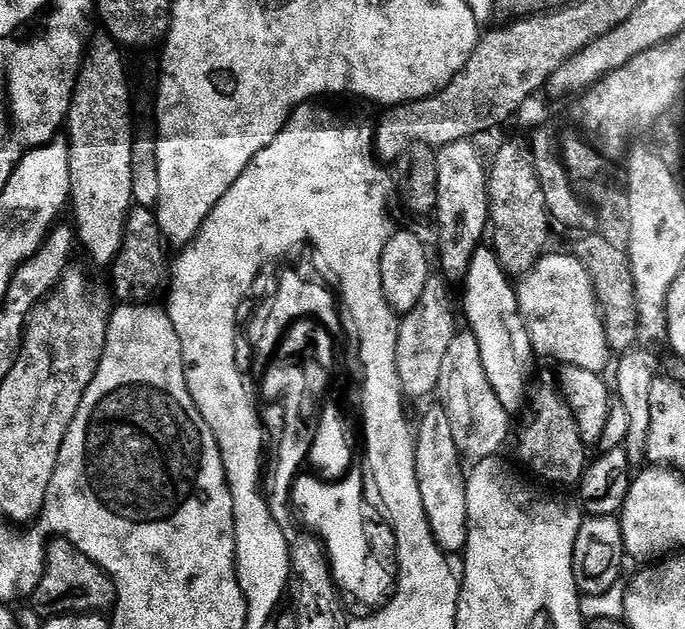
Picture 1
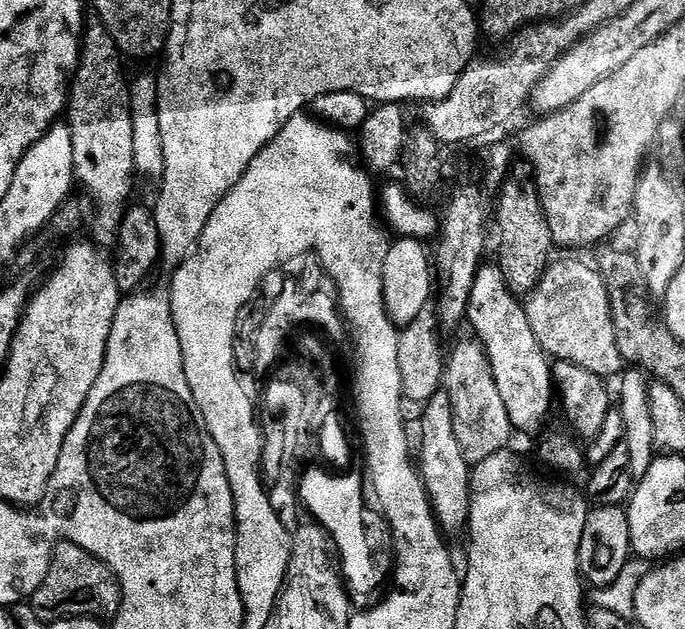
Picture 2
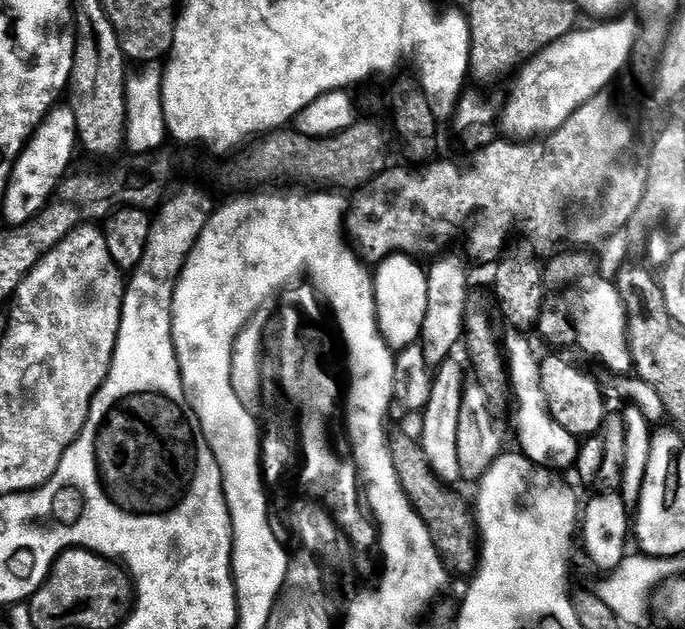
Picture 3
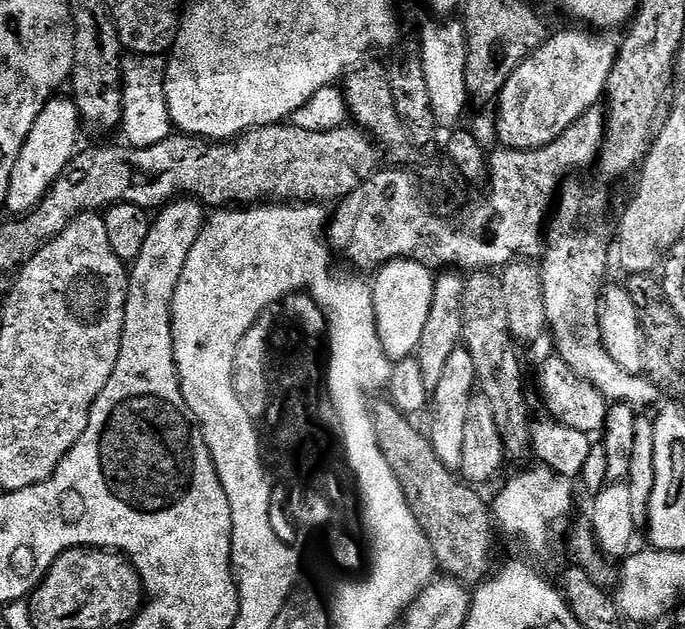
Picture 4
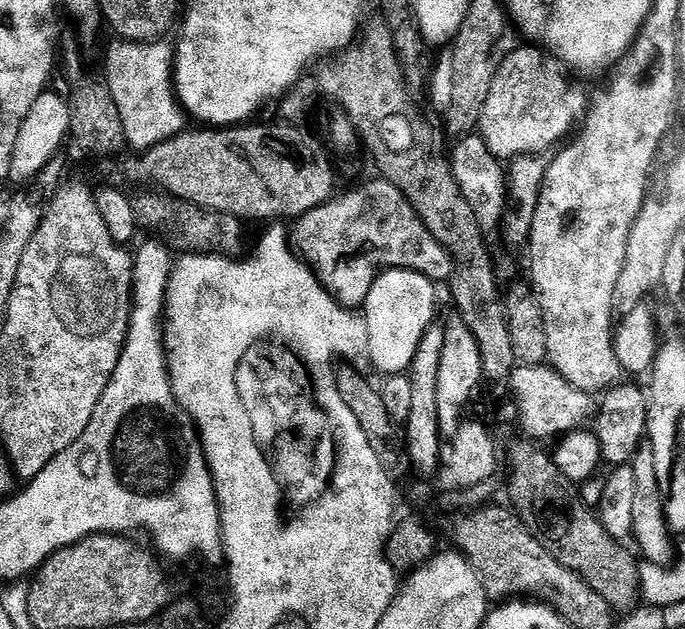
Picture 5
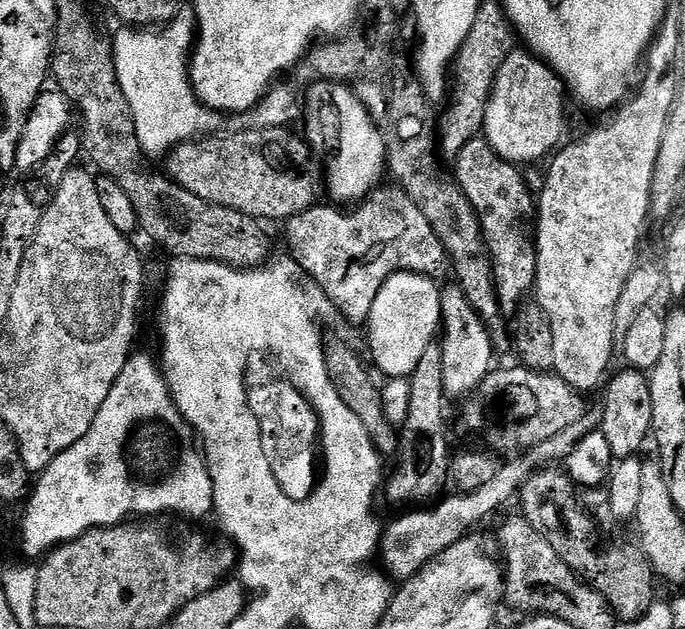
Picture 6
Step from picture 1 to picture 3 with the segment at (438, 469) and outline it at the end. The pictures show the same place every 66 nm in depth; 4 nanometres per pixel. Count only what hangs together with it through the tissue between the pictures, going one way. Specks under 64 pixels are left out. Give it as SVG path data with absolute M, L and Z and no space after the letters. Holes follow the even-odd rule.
M456 358L445 360L439 365L432 379L430 402L426 402L426 406L422 409L424 421L420 424L418 447L424 452L433 474L445 486L453 486L452 484L465 479L462 462L458 462L458 418L462 414L462 394L465 383L463 366L456 361Z

